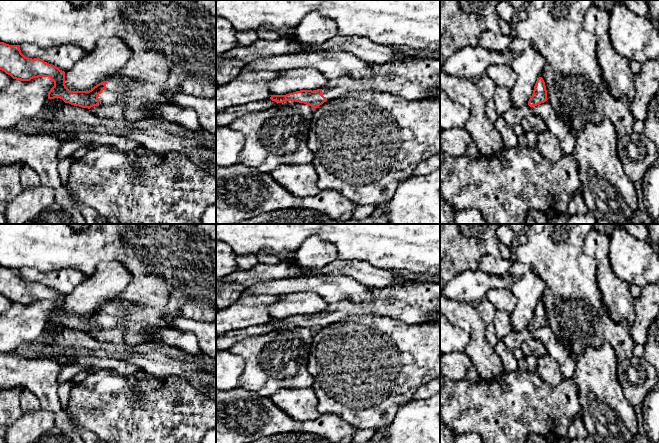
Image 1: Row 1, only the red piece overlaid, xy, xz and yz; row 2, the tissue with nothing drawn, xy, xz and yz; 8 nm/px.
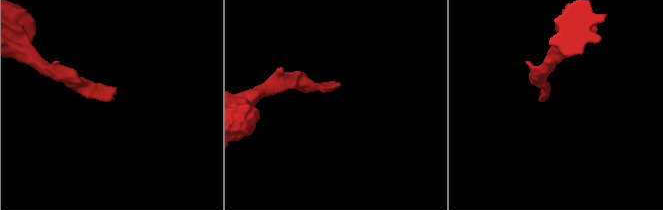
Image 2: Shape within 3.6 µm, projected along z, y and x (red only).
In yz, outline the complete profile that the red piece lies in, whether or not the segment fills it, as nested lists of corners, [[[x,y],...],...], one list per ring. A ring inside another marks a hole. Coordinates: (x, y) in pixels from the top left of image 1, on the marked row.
[[[539,77],[534,86],[533,94],[528,101],[530,107],[537,106],[547,101],[547,90],[542,77]]]

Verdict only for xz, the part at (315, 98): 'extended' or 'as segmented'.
extended

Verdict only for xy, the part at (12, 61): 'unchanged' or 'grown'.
grown

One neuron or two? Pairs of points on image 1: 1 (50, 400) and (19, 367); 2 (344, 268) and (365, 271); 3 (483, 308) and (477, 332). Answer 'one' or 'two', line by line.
1: one
2: one
3: two

